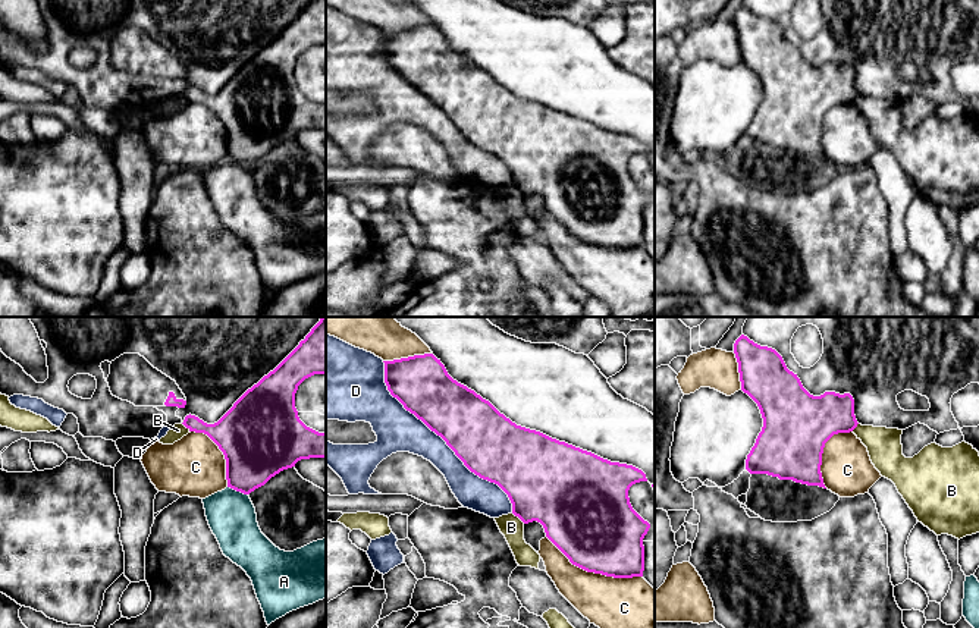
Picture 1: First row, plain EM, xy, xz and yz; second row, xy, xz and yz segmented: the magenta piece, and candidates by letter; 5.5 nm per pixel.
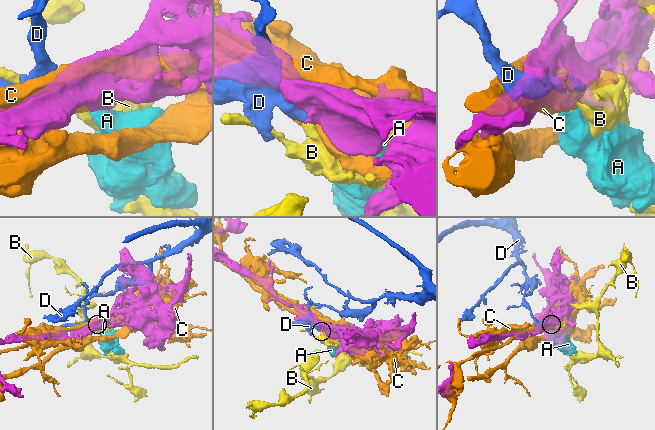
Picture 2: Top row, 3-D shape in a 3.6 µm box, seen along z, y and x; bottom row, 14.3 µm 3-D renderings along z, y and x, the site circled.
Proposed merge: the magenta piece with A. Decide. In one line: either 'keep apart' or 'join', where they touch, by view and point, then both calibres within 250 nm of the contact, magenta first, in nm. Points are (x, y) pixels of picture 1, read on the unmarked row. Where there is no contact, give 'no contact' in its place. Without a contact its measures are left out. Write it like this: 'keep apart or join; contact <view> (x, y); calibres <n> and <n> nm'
join; contact xy (238, 162); calibres 360 and 260 nm

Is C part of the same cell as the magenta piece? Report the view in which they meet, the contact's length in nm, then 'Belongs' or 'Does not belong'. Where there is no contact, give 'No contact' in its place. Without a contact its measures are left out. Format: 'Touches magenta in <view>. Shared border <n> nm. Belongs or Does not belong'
Touches magenta in xz. Shared border 550 nm. Does not belong

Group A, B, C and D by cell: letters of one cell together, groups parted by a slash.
A / B / C / D

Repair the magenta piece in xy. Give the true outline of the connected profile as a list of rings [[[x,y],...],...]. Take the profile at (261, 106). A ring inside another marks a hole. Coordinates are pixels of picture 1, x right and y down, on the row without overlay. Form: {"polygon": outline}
{"polygon": [[[311,0],[305,10],[273,43],[248,60],[217,94],[207,95],[191,85],[182,94],[189,103],[207,106],[225,126],[228,158],[203,170],[205,188],[223,226],[251,249],[267,296],[292,282],[326,270],[326,210],[294,223],[280,222],[261,204],[255,179],[248,167],[301,131],[326,129],[326,104],[307,98],[295,79],[298,57],[314,45],[326,45],[326,0]]]}

